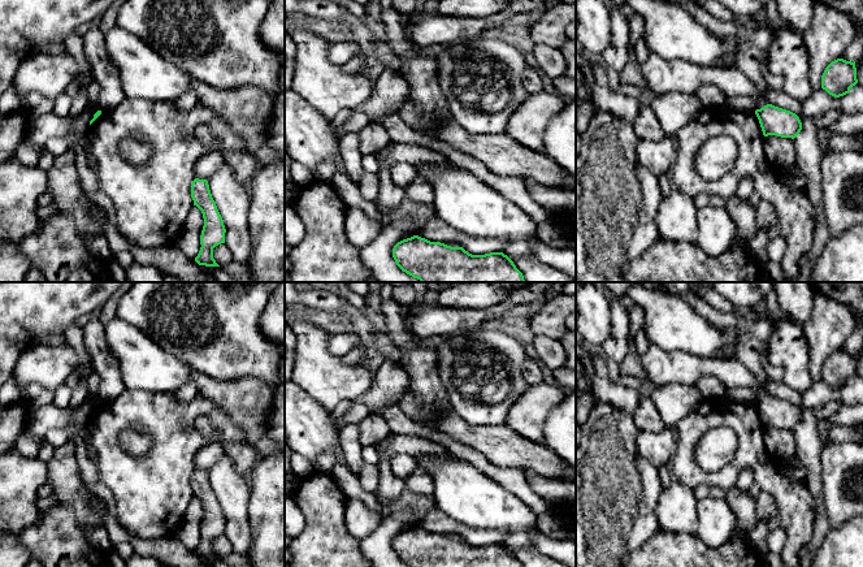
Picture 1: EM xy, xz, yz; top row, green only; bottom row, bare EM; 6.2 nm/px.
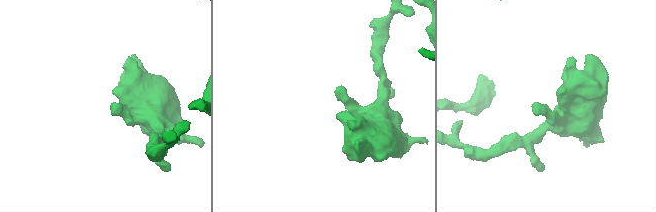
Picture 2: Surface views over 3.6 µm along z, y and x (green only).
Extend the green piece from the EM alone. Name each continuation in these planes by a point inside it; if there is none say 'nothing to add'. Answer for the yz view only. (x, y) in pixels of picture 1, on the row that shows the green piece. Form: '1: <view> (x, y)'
nothing to add

